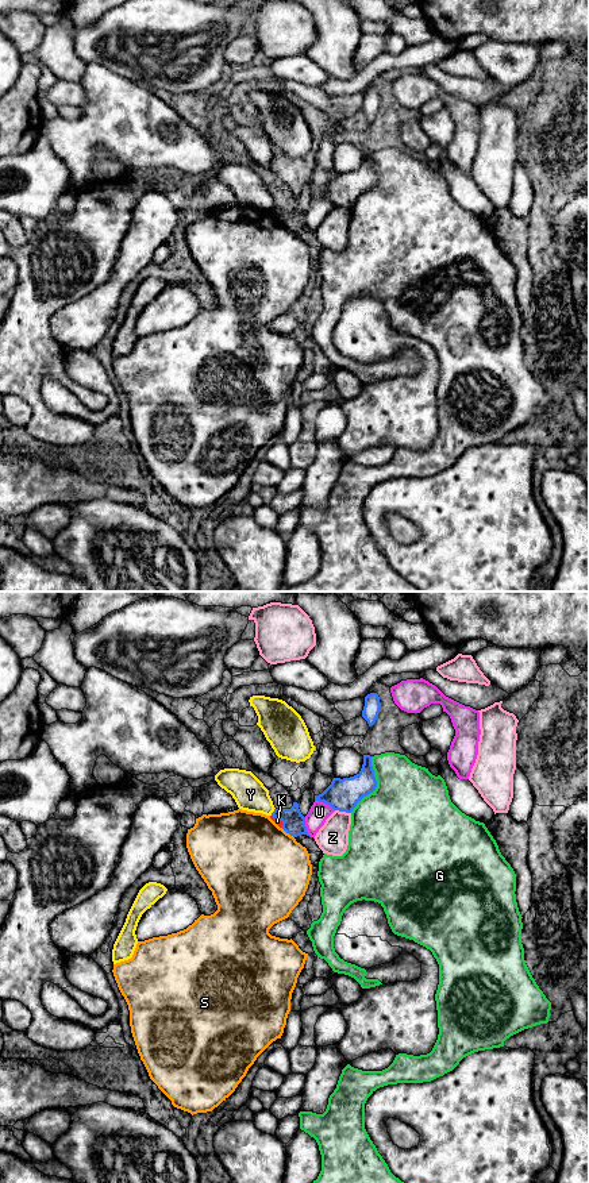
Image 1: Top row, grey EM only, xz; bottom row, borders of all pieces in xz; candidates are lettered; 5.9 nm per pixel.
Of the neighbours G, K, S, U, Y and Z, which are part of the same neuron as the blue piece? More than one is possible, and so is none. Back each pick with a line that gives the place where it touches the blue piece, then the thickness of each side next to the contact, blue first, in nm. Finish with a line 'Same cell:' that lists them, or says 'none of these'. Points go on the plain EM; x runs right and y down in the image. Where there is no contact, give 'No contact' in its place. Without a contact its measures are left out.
Same cell: none of these

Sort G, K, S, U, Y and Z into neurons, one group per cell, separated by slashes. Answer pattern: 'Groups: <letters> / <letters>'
Groups: G / K / S / U / Y / Z

